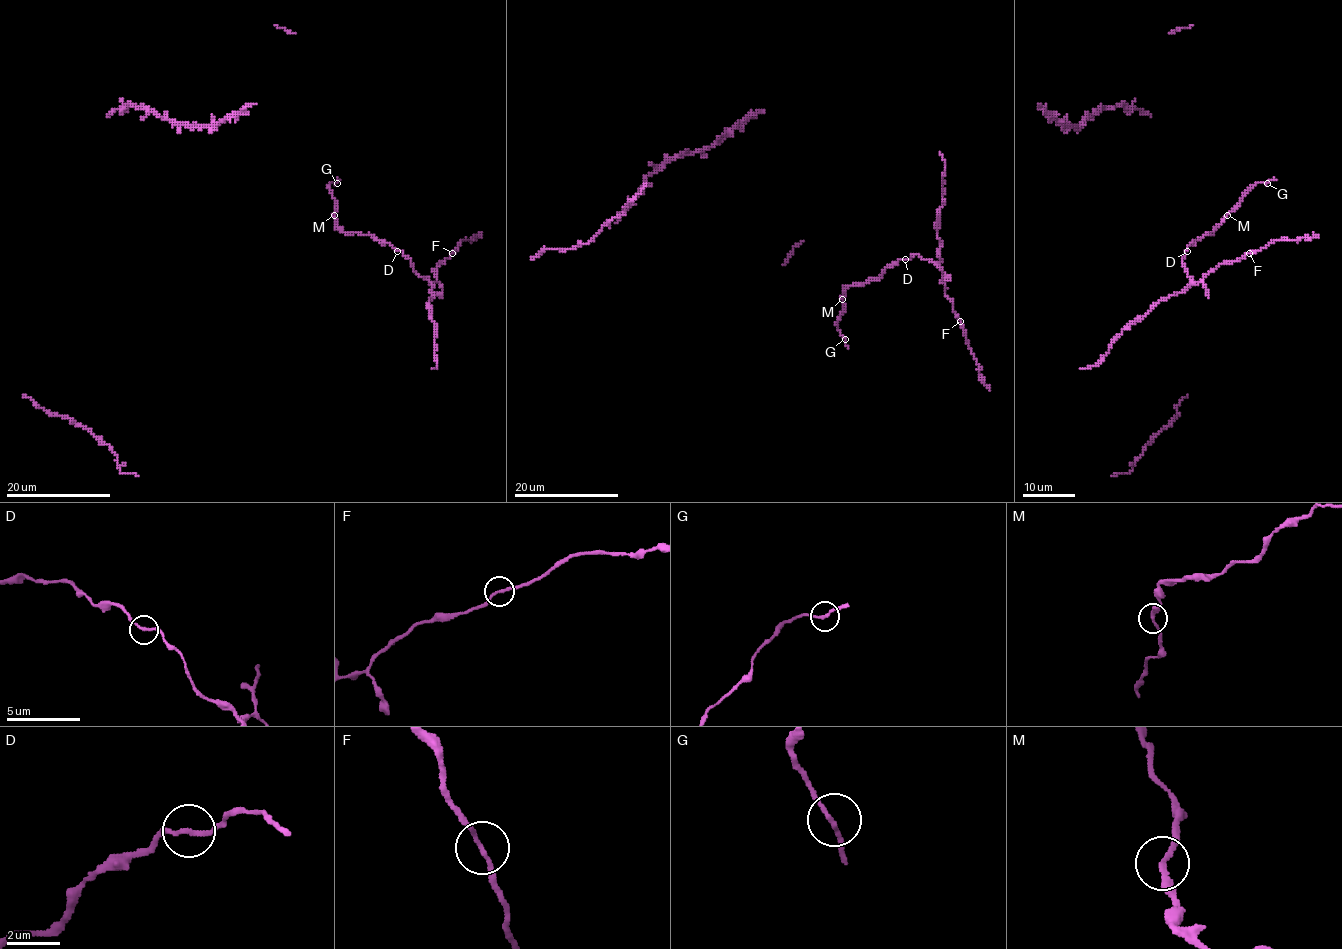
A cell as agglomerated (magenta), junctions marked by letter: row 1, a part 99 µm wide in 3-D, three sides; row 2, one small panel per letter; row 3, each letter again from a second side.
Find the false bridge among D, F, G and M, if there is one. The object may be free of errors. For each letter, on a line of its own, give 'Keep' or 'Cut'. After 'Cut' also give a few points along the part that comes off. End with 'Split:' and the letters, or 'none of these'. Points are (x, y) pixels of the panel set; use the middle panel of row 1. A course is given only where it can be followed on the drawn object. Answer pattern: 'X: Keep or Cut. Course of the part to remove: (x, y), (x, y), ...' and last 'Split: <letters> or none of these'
D: Keep
F: Cut. Course of the part to remove: (960, 320), (980, 367), (981, 381), (990, 391)
G: Keep
M: Keep
Split: F

